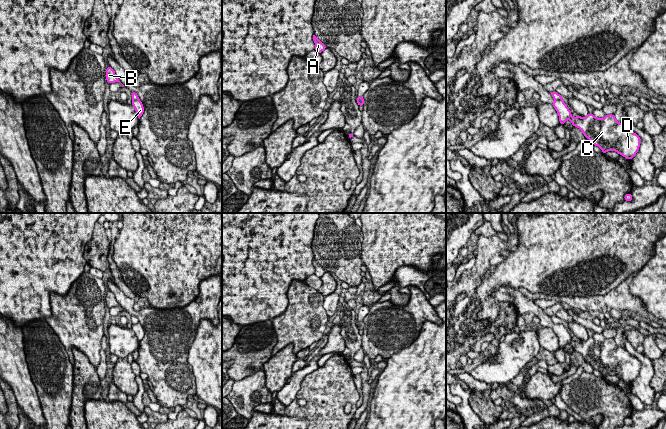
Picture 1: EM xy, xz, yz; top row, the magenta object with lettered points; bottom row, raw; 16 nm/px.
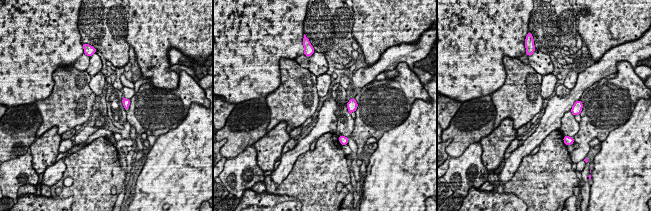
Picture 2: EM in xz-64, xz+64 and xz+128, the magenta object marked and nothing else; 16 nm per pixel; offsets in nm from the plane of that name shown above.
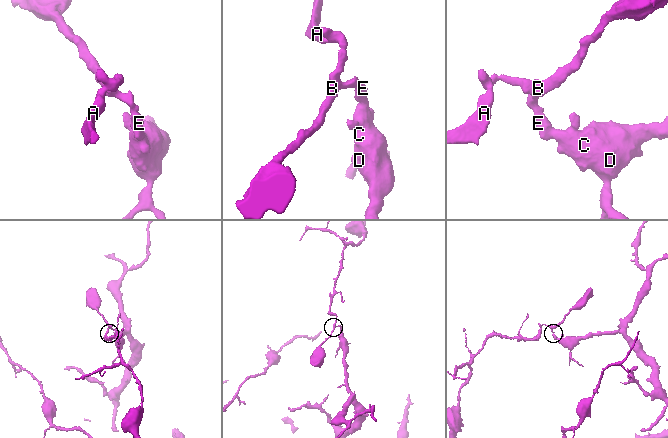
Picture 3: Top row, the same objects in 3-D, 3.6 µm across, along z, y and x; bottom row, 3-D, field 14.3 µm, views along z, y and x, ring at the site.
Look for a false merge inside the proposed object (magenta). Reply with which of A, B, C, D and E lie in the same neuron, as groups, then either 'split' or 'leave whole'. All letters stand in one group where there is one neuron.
groups A B / C D E; split

